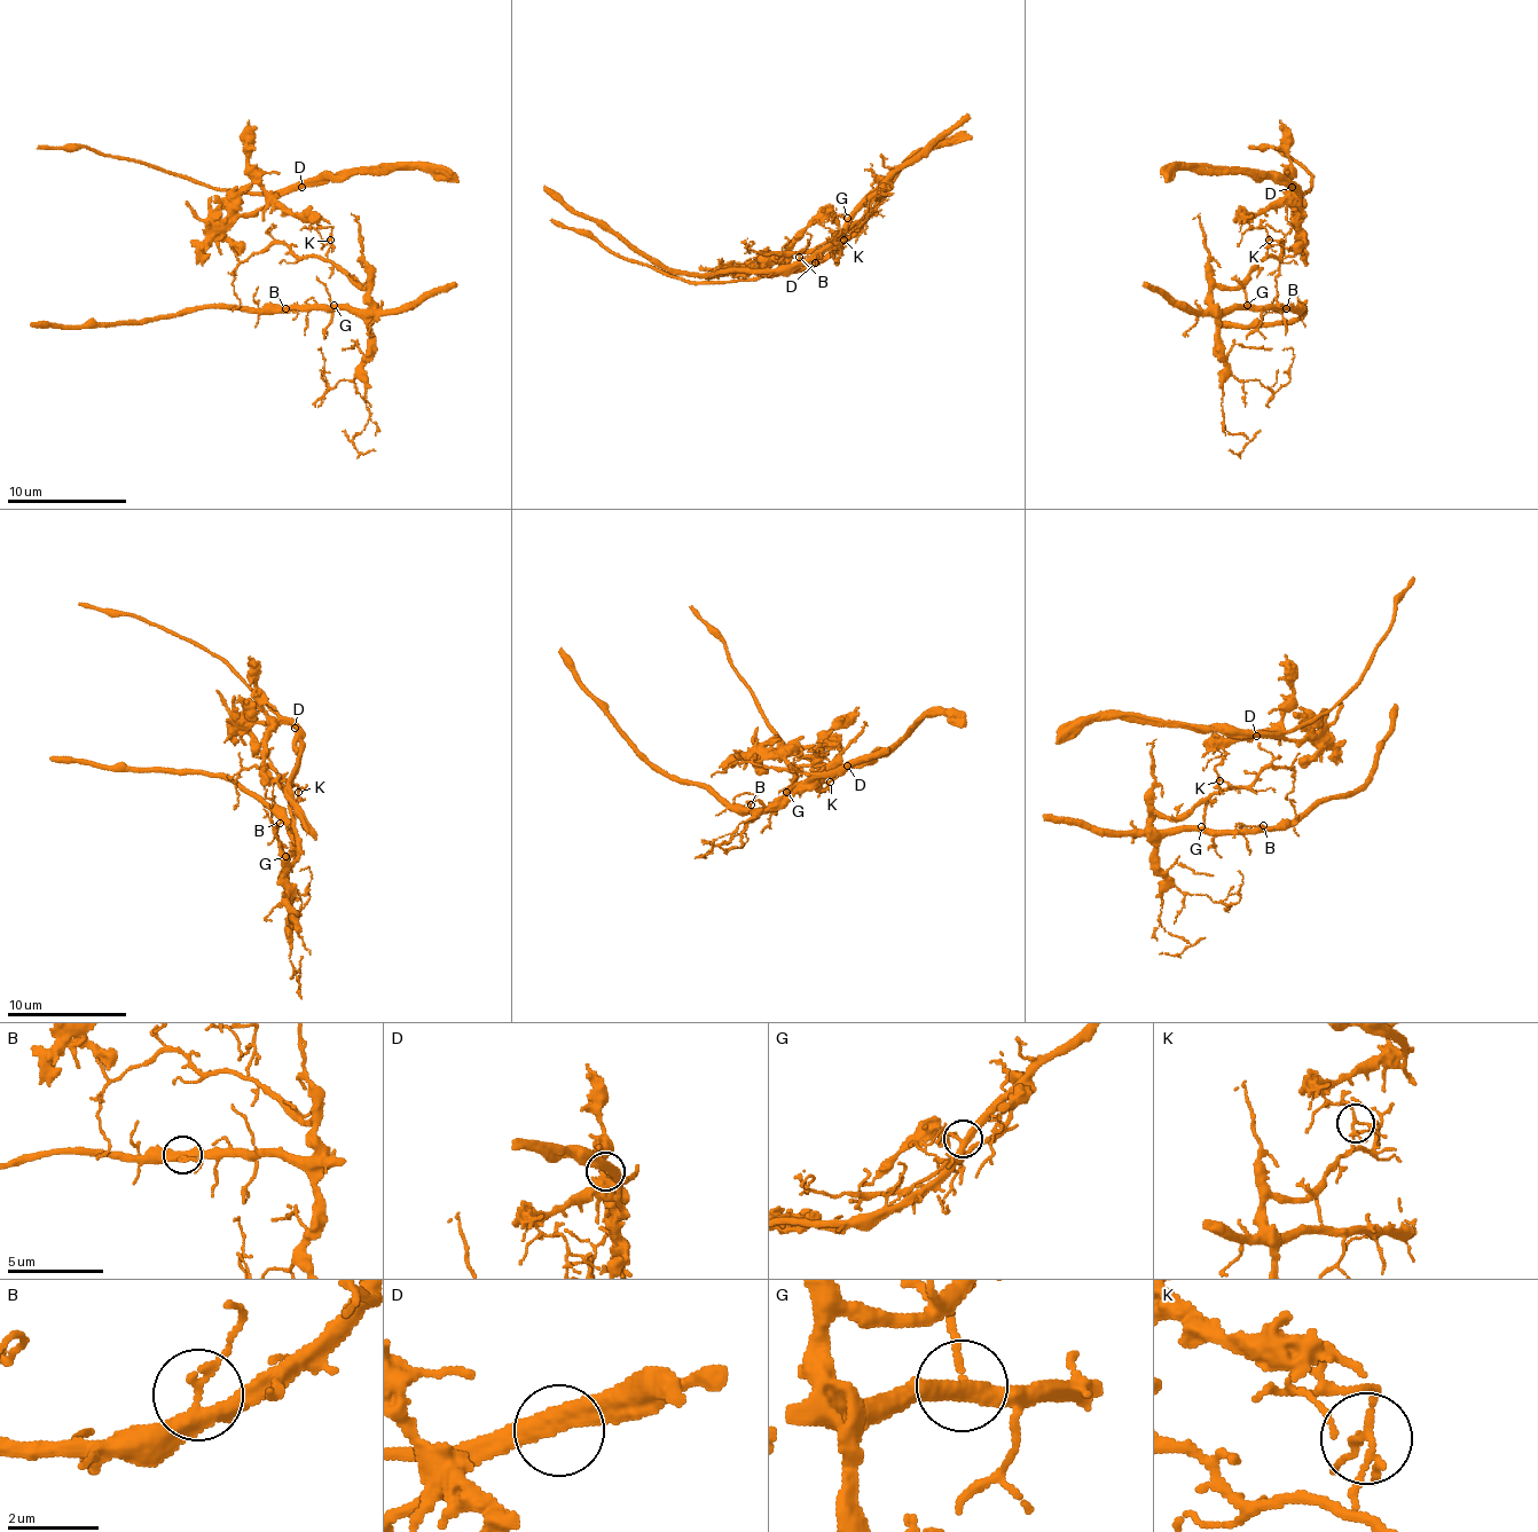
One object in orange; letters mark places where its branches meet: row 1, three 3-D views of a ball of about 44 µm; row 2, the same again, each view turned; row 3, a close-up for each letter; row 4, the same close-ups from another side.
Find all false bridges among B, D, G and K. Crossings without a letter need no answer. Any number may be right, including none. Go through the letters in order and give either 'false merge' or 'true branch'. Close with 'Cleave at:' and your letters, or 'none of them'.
B: true branch
D: false merge
G: true branch
K: false merge
Cleave at: D, K

